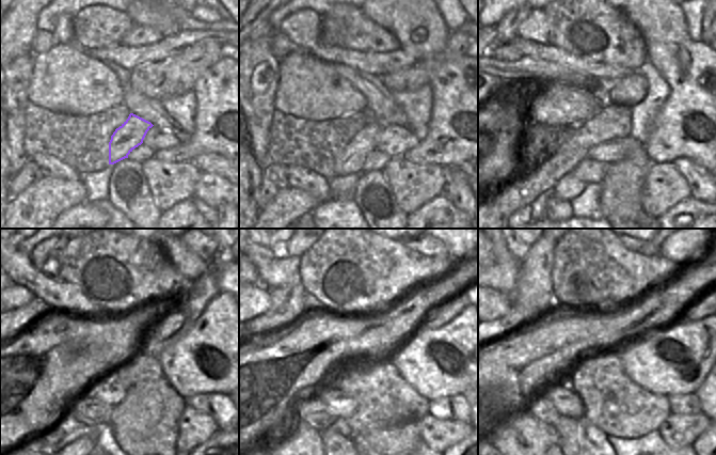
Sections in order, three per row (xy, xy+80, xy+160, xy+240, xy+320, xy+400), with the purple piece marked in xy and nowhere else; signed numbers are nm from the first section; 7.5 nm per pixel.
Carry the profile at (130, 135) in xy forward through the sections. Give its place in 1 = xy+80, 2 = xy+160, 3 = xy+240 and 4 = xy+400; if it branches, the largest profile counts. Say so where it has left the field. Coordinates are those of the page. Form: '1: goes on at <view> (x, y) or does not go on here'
1: goes on at xy+80 (350, 160)
2: goes on at xy+160 (568, 187)
3: goes on at xy+240 (85, 445)
4: does not go on here

